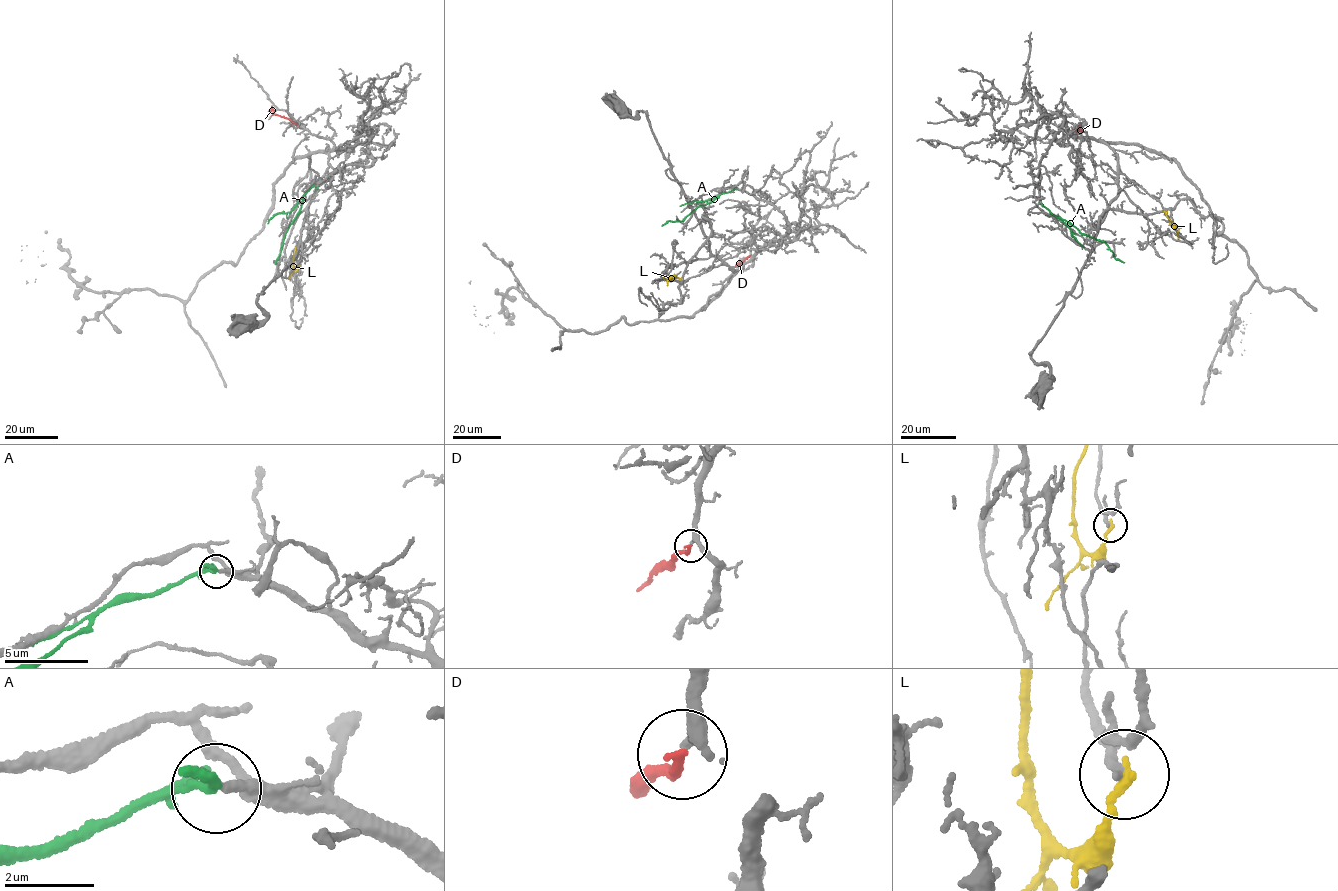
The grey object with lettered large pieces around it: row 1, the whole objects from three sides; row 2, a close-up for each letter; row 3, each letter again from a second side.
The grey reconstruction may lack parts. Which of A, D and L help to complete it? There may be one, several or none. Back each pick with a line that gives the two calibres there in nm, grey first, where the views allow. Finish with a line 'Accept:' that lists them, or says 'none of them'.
D: 200/200 nm
Accept: D

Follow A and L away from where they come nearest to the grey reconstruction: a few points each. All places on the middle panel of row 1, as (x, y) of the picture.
A: (736, 189), (696, 207), (684, 219), (670, 220), (662, 226)
L: (674, 275), (669, 280), (682, 279)

